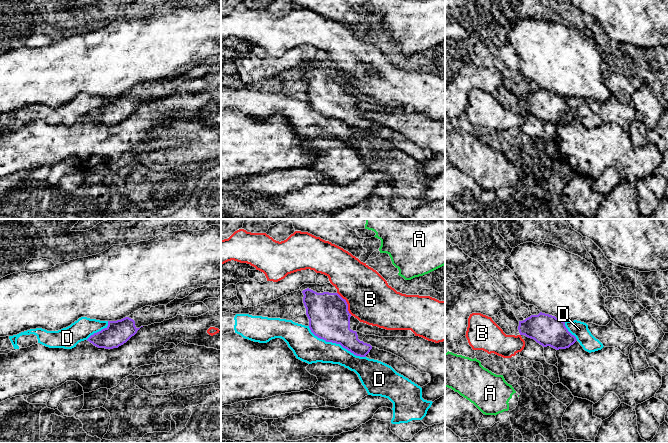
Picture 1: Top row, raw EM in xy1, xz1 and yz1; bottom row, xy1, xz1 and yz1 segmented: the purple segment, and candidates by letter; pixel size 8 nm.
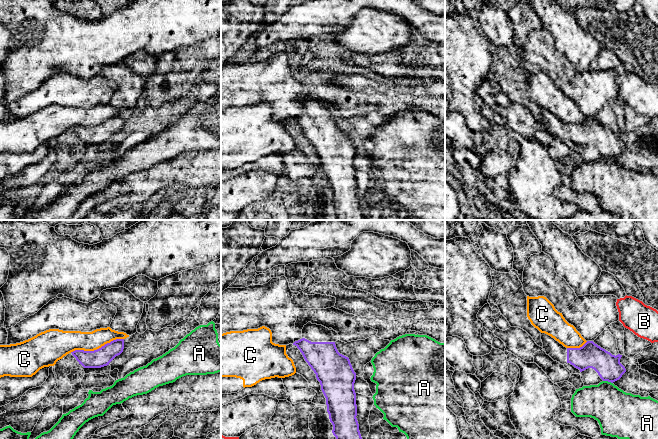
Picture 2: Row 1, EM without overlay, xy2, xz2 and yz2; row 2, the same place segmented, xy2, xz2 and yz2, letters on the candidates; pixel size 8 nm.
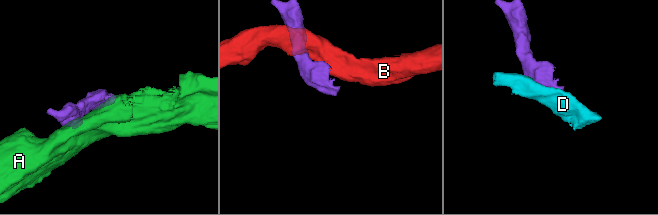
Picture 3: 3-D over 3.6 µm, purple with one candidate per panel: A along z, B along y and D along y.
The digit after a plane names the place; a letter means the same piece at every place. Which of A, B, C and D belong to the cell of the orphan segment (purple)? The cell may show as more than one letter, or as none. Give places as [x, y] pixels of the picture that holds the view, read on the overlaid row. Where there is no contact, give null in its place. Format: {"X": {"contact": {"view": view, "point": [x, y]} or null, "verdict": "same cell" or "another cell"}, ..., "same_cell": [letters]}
{"A": {"contact": {"view": "yz2", "point": [608, 381]}, "verdict": "another cell"}, "B": {"contact": {"view": "xz1", "point": [346, 303]}, "verdict": "another cell"}, "C": {"contact": {"view": "xy2", "point": [97, 349]}, "verdict": "another cell"}, "D": {"contact": {"view": "xz1", "point": [336, 343]}, "verdict": "another cell"}, "same_cell": []}

